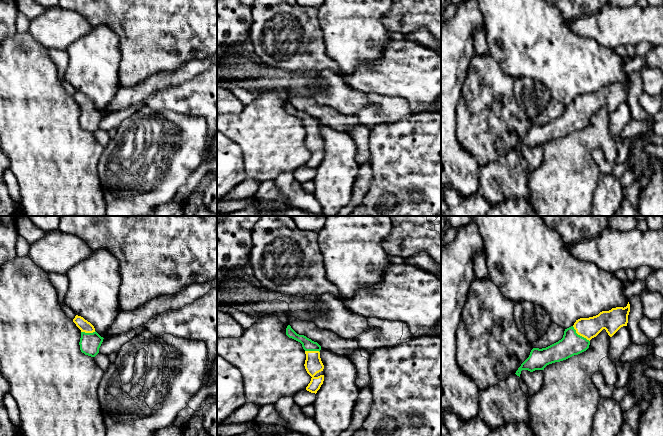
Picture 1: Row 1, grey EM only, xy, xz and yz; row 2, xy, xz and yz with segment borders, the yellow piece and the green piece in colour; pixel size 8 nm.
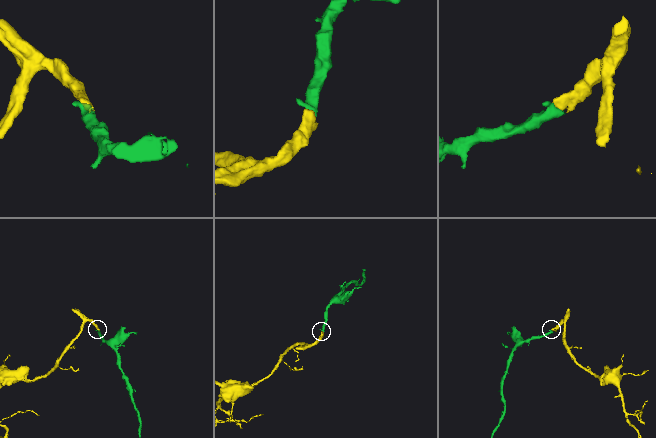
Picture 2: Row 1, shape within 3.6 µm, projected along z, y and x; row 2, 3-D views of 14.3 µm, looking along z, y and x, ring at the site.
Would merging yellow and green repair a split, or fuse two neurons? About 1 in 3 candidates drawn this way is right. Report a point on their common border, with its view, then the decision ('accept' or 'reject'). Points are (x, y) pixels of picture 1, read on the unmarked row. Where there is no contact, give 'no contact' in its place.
yz (580, 111) | accept

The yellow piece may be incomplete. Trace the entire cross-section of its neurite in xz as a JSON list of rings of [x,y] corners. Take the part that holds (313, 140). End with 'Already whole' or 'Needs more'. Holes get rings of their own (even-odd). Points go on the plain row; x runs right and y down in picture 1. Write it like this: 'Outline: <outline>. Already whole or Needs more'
Outline: [[[290,101],[286,104],[286,111],[302,120],[306,130],[304,142],[307,149],[312,153],[306,166],[316,170],[324,157],[324,151],[315,152],[324,145],[324,141],[320,134],[321,122],[306,112],[297,110]]]. Needs more

